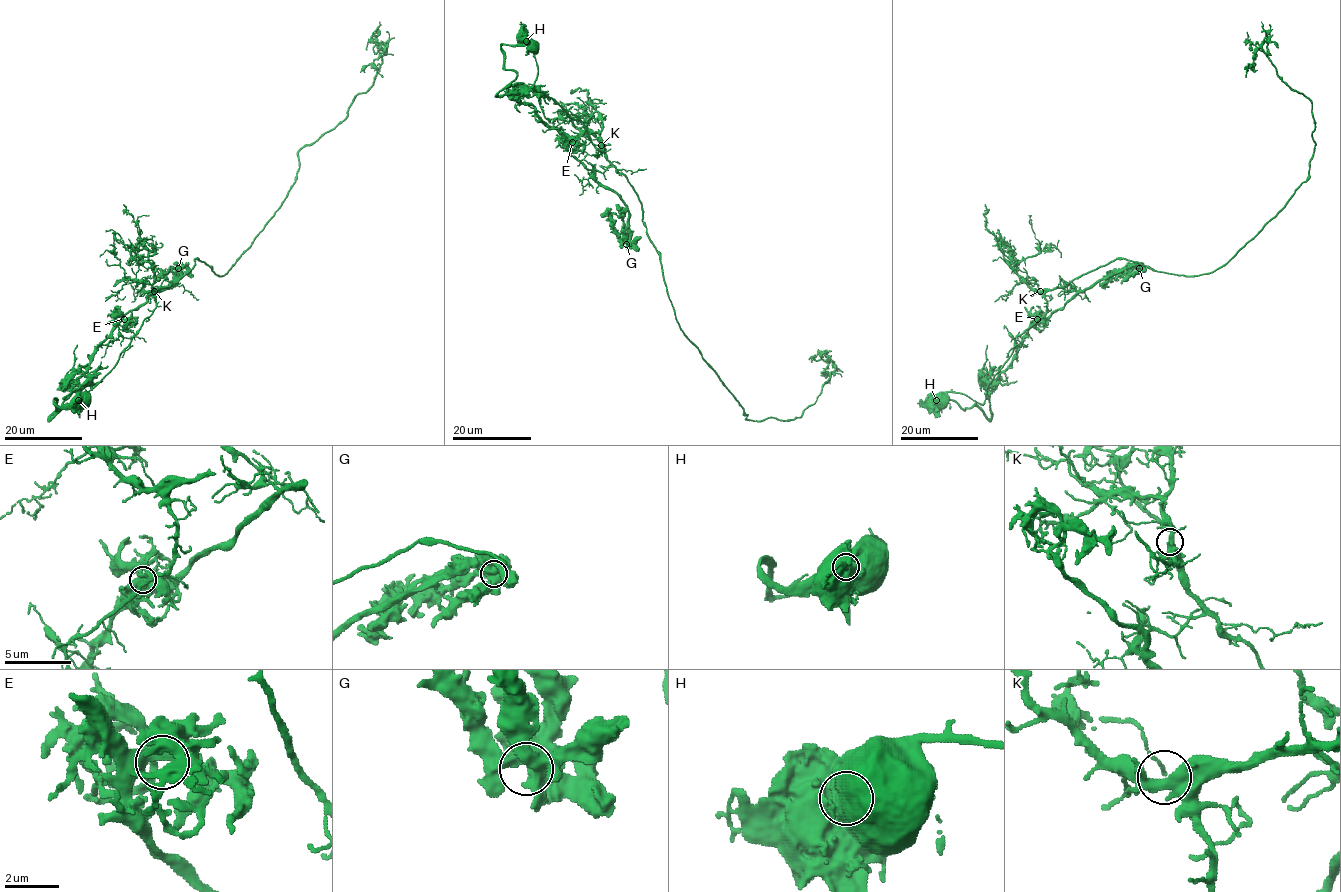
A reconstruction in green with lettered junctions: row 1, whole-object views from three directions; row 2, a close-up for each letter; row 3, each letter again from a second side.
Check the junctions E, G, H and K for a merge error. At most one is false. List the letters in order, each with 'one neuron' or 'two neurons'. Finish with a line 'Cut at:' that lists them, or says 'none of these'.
E: one neuron
G: one neuron
H: two neurons
K: one neuron
Cut at: H

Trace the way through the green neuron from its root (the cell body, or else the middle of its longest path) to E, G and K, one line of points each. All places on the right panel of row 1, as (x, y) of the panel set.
E: (933, 404), (948, 392), (967, 395), (982, 404), (987, 385), (990, 391), (996, 386), (998, 376), (1037, 319)
G: (933, 404), (948, 392), (982, 404), (1015, 338), (1045, 315), (1047, 291), (1082, 291), (1139, 268)
K: (933, 404), (948, 392), (983, 403), (987, 384), (1011, 355), (1015, 338), (1045, 315), (1047, 300), (1040, 291)

